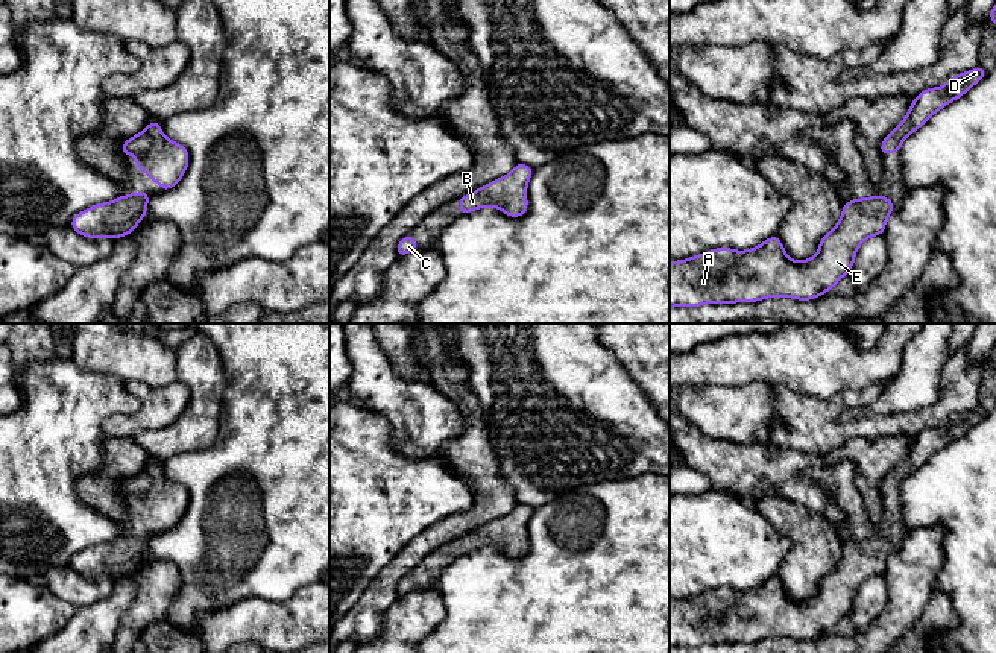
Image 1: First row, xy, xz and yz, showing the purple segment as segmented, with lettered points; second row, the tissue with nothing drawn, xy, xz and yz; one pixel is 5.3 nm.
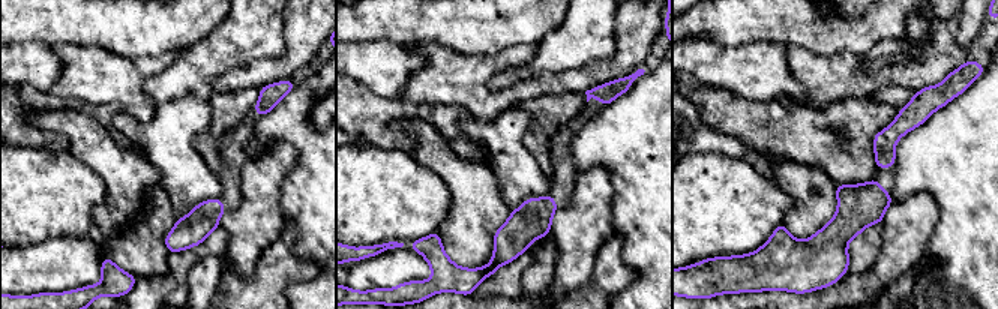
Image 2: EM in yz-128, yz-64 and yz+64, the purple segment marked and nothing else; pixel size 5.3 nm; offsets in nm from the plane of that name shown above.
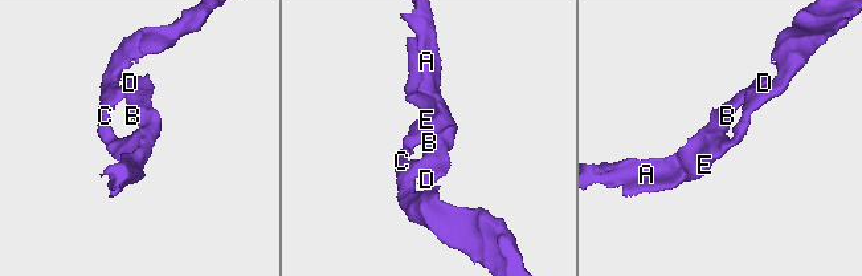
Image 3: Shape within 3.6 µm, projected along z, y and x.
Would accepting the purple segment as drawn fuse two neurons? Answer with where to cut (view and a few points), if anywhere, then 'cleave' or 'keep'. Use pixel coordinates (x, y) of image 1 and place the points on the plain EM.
no cut | keep

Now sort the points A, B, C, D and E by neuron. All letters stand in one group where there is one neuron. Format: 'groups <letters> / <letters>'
groups A B C D E

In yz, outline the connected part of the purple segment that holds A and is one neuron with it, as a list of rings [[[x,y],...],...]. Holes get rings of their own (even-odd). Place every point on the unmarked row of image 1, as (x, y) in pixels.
[[[882,535],[844,542],[841,559],[820,580],[818,592],[803,601],[791,600],[777,576],[771,576],[749,591],[717,588],[682,601],[670,601],[670,648],[703,644],[750,644],[776,636],[797,641],[815,639],[827,633],[852,610],[855,594],[867,579],[884,576],[887,559],[893,550],[894,544]],[[735,606],[744,606],[745,614],[727,617],[726,612]]]

